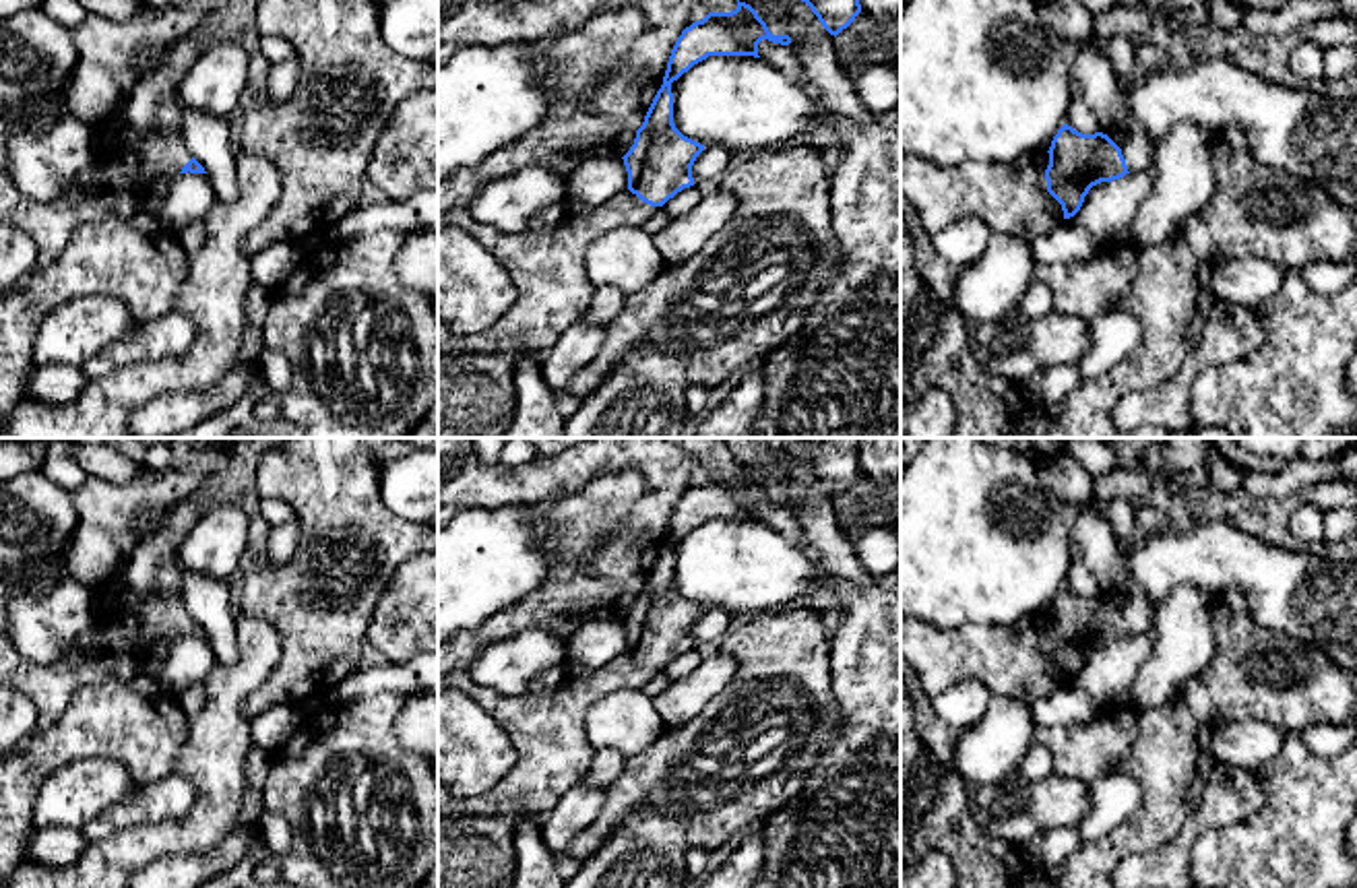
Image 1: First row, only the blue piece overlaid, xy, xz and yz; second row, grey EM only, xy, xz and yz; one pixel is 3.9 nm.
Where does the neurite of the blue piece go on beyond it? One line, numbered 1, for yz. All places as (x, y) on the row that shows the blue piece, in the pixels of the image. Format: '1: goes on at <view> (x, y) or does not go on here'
1: goes on at yz (1137, 151)

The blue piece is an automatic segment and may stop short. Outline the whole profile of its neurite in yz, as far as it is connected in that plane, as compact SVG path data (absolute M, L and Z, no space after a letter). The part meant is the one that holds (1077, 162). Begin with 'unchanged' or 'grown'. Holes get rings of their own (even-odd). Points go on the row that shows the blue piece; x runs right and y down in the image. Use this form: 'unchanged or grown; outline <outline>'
grown; outline M1130 114L1128 140L1122 149L1103 132L1082 134L1064 124L1047 153L1047 192L1062 204L1064 219L1070 219L1080 211L1093 186L1146 171L1155 147Z

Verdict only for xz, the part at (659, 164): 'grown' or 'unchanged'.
grown

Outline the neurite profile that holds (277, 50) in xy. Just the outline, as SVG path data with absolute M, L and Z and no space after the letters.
M262 35L260 50L269 58L271 64L279 64L289 58L295 58L293 45L289 45L285 39L281 39L277 35Z

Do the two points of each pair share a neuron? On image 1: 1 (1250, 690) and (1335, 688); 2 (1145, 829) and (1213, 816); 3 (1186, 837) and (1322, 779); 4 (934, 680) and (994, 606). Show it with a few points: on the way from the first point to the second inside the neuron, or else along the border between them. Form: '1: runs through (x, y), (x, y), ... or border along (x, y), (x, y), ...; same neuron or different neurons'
1: runs through (1271, 690), (1314, 688); same neuron
2: border along (1207, 779), (1201, 806), (1165, 843), (1145, 851); different neurons
3: border along (1254, 773), (1263, 806), (1242, 822), (1219, 827); different neurons
4: border along (1029, 616), (1008, 626), (934, 626); different neurons

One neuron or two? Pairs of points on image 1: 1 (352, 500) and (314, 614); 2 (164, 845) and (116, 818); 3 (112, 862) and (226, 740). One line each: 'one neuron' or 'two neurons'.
1: one neuron
2: two neurons
3: one neuron

